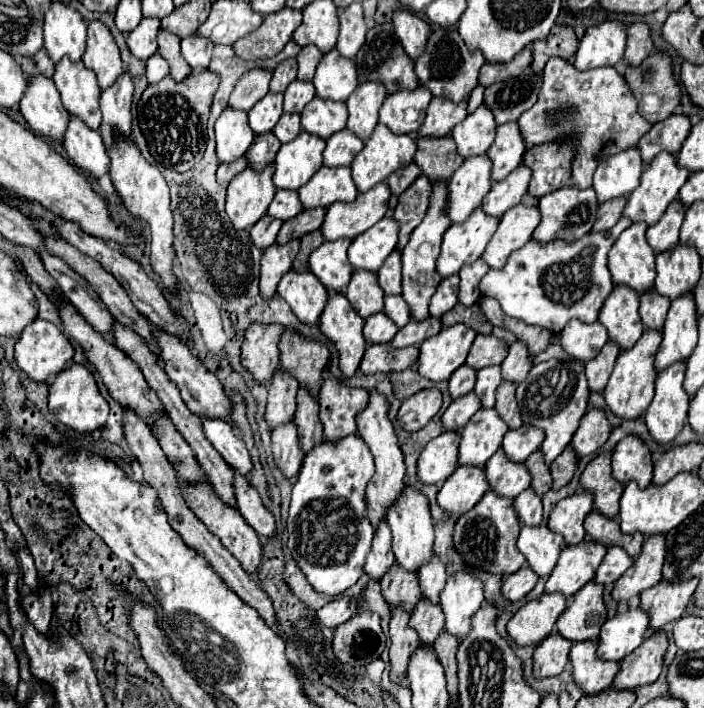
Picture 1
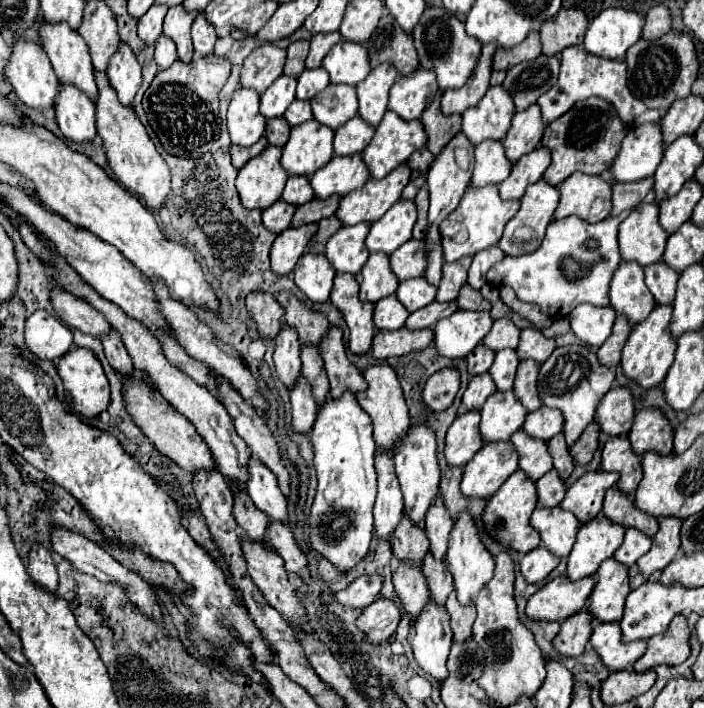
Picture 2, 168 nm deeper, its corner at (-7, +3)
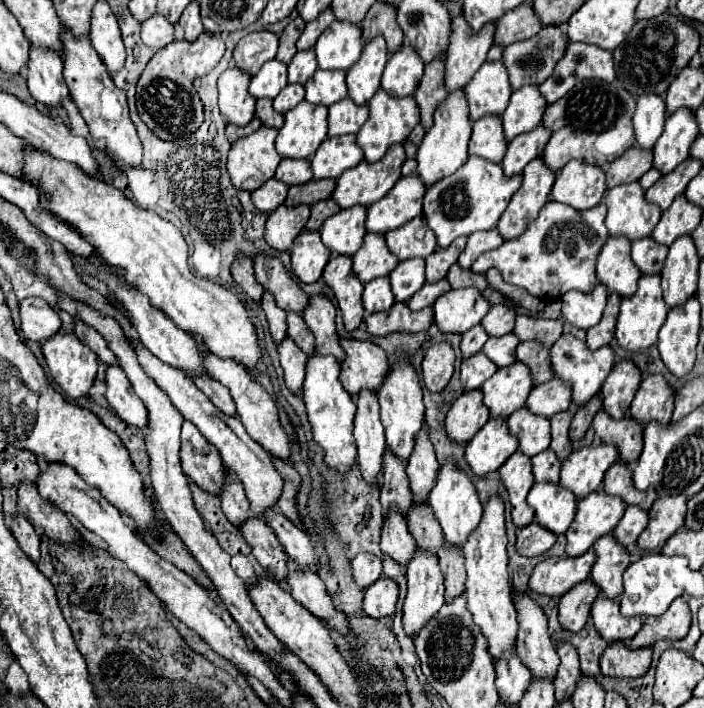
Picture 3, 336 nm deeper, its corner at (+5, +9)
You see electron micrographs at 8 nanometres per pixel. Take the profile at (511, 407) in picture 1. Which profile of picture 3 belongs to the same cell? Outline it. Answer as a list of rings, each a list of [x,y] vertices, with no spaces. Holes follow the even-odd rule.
[[[524,341],[516,349],[516,357],[518,361],[524,361],[532,369],[534,385],[546,383],[554,377],[552,367],[550,367],[550,347],[546,347],[544,343]]]

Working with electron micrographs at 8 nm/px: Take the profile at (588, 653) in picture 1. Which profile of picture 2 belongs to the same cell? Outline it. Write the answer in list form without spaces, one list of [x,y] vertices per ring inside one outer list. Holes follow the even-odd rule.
[[[592,623],[590,645],[602,659],[604,667],[612,673],[632,669],[632,663],[636,663],[636,659],[640,659],[646,651],[644,641],[622,643],[620,633],[618,623]]]

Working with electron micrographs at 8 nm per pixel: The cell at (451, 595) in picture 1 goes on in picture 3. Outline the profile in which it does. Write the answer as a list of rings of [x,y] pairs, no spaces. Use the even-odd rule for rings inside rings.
[[[446,461],[444,465],[440,465],[432,493],[428,495],[428,503],[432,505],[432,509],[436,513],[436,519],[442,527],[446,541],[456,547],[462,547],[466,543],[468,535],[476,529],[476,525],[482,519],[482,503],[478,499],[476,487],[474,487],[472,479],[454,465],[454,461]]]

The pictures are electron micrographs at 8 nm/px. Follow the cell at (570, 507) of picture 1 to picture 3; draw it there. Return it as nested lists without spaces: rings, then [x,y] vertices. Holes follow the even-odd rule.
[[[594,443],[572,451],[562,463],[560,485],[570,489],[576,499],[600,489],[606,469],[618,459],[618,449],[612,443]]]

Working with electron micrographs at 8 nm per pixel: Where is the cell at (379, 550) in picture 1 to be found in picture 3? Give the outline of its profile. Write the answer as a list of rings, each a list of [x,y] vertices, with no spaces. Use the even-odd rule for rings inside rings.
[[[360,393],[356,401],[356,417],[354,417],[354,439],[358,445],[358,465],[368,483],[376,485],[376,479],[382,471],[382,455],[384,455],[384,427],[380,421],[380,405],[376,393]]]

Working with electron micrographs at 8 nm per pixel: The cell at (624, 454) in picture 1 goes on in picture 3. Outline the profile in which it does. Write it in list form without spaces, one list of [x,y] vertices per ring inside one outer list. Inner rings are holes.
[[[648,375],[632,399],[630,415],[644,425],[652,419],[668,423],[672,419],[672,409],[674,409],[672,387],[666,383],[662,375]]]

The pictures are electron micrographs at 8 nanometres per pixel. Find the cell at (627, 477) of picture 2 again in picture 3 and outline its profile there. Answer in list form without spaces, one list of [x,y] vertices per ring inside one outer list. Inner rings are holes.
[[[600,409],[592,421],[592,429],[602,443],[614,443],[620,451],[620,457],[628,463],[640,457],[644,445],[644,425],[640,425],[640,421],[632,421],[632,417],[614,419],[604,409]]]

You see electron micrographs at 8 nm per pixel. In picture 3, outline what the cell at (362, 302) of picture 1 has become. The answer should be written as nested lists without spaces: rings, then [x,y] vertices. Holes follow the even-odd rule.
[[[366,233],[362,247],[354,253],[354,273],[362,283],[386,277],[398,265],[398,257],[388,249],[384,235]]]

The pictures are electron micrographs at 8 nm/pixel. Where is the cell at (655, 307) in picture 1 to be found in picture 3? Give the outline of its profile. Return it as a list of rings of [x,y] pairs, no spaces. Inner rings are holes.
[[[652,237],[632,243],[632,261],[642,273],[660,273],[666,255],[668,247],[656,243]]]

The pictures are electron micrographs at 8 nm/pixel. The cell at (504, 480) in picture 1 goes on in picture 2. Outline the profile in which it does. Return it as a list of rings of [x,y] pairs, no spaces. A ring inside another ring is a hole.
[[[516,431],[510,439],[510,443],[514,445],[514,451],[518,453],[520,461],[518,461],[518,469],[522,469],[528,479],[536,481],[540,479],[544,473],[548,473],[552,469],[552,457],[548,455],[546,443],[528,437],[522,431]]]

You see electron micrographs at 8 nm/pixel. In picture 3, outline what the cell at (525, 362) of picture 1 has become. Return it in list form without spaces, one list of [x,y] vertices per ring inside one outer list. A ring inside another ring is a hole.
[[[518,315],[516,317],[516,327],[514,335],[520,341],[540,341],[544,345],[552,345],[560,339],[562,335],[562,319],[544,319],[544,317],[528,317],[528,315]]]

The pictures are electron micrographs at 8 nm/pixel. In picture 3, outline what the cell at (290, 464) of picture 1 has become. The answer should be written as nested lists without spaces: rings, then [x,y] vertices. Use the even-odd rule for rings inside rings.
[[[286,337],[280,345],[278,345],[278,353],[280,353],[280,365],[284,367],[284,379],[286,385],[292,393],[300,393],[302,391],[302,383],[304,383],[304,367],[306,367],[306,359],[304,351],[298,349],[298,345]]]

